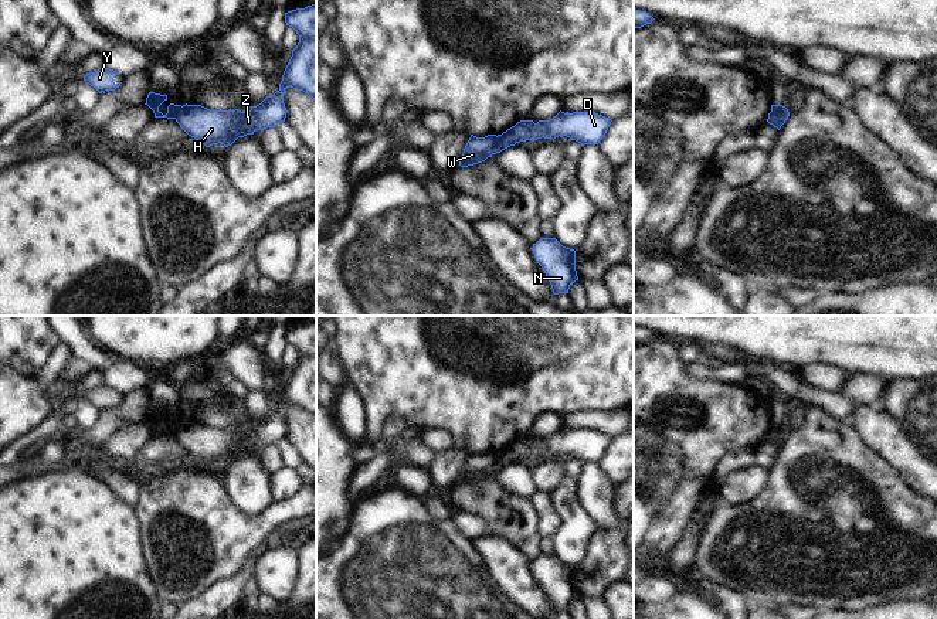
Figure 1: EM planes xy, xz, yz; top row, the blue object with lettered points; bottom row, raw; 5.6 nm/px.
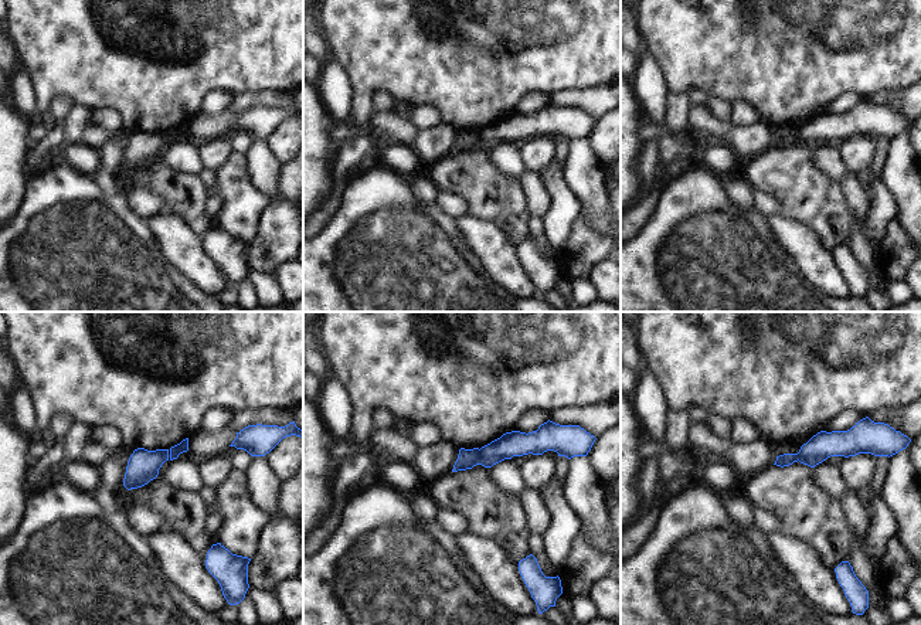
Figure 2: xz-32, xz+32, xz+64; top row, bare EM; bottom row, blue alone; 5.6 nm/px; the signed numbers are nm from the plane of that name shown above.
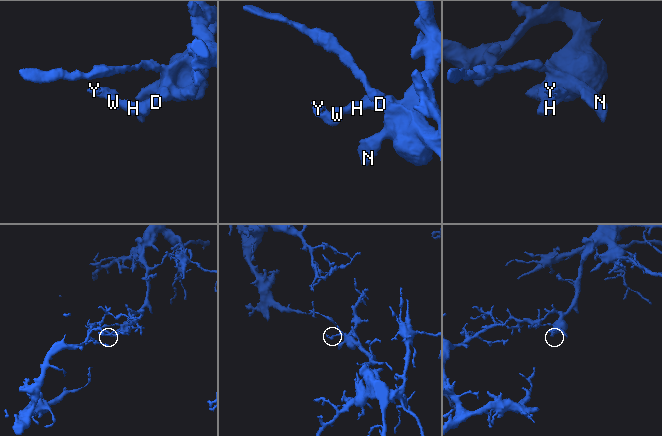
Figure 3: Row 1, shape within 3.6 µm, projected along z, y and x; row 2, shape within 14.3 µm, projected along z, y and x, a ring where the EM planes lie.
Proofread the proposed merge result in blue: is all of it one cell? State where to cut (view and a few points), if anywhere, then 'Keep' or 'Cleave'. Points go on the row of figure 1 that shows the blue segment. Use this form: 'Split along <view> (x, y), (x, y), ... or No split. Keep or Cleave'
Split along xz (496, 136), (494, 153). Cleave

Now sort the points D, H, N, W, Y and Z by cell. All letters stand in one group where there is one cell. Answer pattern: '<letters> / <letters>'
D H N Z / W Y

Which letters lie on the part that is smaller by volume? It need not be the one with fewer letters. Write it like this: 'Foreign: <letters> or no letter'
Foreign: W, Y

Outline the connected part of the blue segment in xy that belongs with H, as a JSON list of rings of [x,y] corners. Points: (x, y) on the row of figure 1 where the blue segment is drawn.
[[[316,3],[285,13],[285,23],[296,31],[299,42],[292,50],[279,89],[259,105],[251,106],[249,112],[210,110],[201,105],[183,105],[174,119],[189,136],[206,147],[218,143],[228,147],[238,137],[285,122],[286,88],[303,91],[316,101]]]

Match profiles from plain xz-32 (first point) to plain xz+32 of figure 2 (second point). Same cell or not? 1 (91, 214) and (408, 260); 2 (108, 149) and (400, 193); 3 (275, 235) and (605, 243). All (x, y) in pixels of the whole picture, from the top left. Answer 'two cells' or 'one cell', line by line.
1: one cell
2: two cells
3: one cell

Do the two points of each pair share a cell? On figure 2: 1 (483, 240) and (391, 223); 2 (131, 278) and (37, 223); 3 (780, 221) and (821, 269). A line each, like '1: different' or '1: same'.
1: different
2: same
3: same

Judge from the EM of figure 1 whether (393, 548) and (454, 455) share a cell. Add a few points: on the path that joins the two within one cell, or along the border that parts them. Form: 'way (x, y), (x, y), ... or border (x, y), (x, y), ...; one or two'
border (425, 499), (430, 509), (438, 517), (448, 517); two

